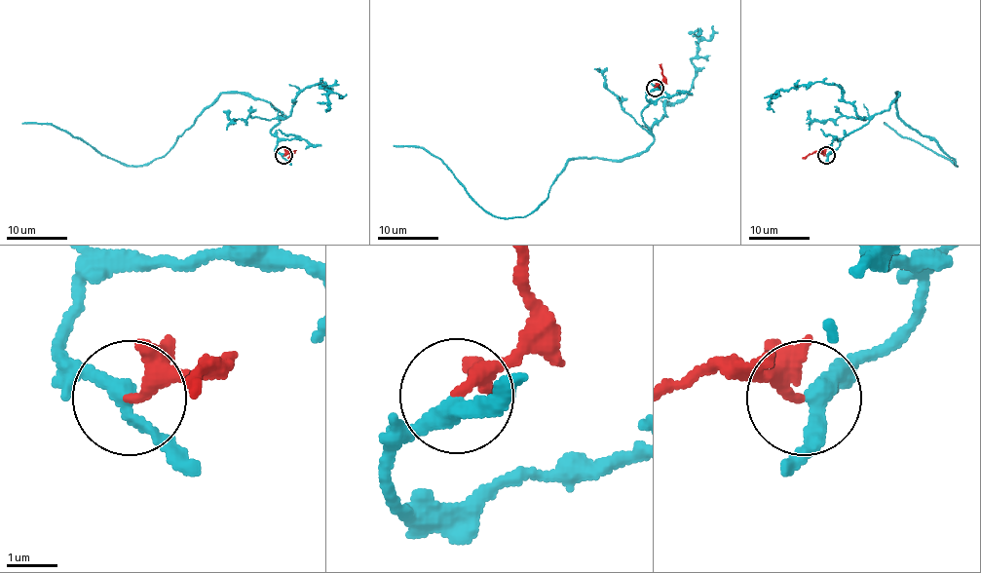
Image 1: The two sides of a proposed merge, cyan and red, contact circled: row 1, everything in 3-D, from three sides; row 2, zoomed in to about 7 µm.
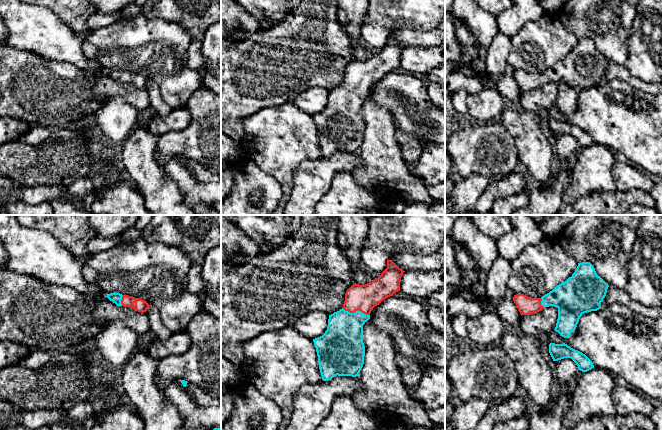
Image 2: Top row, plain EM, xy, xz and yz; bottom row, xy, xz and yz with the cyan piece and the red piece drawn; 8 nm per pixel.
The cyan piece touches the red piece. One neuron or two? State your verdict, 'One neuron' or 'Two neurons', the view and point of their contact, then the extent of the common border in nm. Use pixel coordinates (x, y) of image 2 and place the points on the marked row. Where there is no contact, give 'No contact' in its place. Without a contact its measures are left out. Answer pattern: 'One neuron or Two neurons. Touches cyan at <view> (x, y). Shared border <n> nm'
One neuron. Touches cyan at xz (356, 311). Shared border 220 nm

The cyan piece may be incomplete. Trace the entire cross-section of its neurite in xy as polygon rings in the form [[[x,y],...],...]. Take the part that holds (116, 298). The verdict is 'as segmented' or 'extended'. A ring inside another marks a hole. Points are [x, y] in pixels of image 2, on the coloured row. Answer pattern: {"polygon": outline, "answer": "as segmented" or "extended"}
{"polygon": [[[110,293],[106,297],[117,306],[130,307],[138,312],[146,312],[150,306],[146,301],[140,298],[122,295],[120,293]]], "answer": "extended"}

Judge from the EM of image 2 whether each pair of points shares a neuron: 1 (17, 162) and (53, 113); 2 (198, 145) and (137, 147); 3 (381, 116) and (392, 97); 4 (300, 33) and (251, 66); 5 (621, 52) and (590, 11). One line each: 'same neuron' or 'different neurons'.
1: different neurons
2: different neurons
3: different neurons
4: same neuron
5: same neuron

